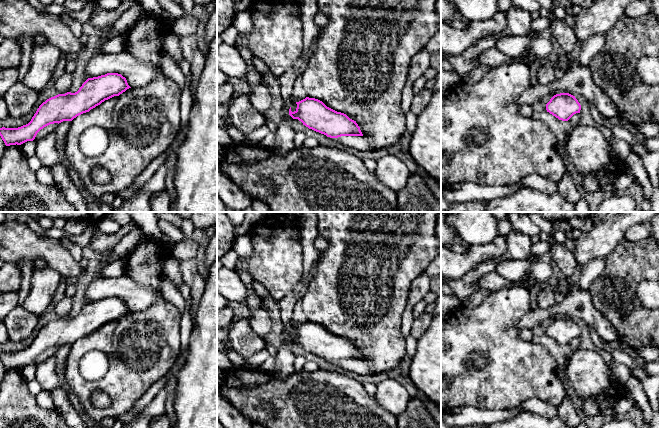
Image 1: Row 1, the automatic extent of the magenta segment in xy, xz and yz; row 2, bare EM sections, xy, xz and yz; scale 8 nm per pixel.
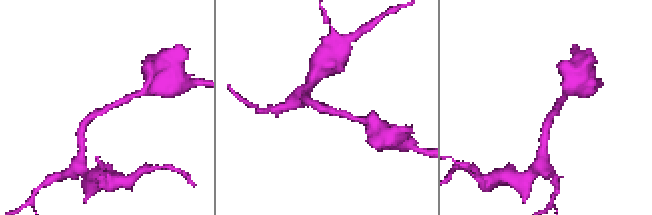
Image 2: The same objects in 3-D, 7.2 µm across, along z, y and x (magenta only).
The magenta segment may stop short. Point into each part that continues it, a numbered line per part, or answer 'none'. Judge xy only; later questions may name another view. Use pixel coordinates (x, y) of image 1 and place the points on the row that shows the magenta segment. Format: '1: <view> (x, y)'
none

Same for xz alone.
none

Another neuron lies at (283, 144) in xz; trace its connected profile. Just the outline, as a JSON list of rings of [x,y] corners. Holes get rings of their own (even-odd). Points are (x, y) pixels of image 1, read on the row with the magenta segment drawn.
[[[317,37],[312,41],[308,52],[302,52],[301,56],[295,62],[292,69],[283,73],[280,77],[281,96],[284,99],[284,110],[282,120],[275,132],[274,150],[279,155],[287,155],[294,148],[295,131],[293,129],[293,118],[289,115],[290,98],[293,91],[294,81],[298,75],[301,75],[306,69],[316,47]]]

